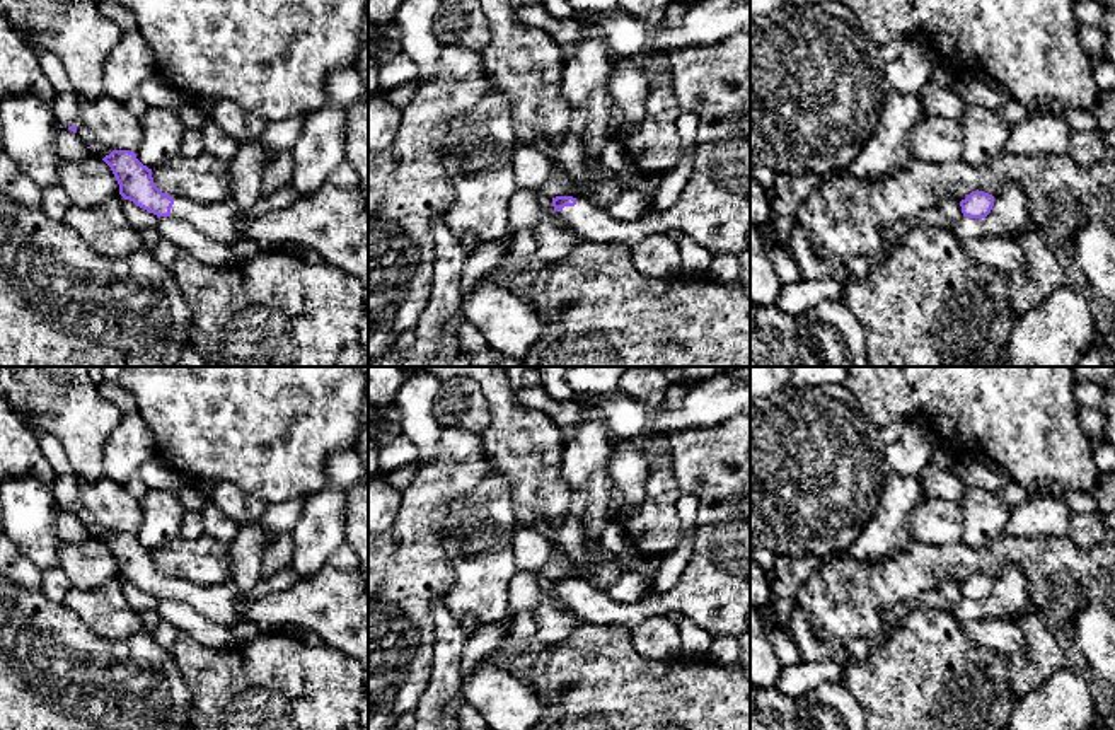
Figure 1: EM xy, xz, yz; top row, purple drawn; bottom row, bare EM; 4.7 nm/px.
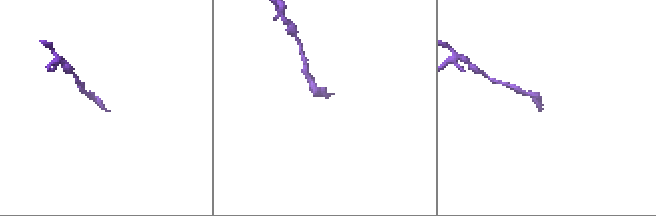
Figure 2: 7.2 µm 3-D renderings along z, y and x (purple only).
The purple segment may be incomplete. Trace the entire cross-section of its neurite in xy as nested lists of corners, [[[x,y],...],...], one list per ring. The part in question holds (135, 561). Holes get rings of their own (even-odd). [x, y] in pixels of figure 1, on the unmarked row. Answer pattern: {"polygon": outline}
{"polygon": [[[113,532],[102,541],[113,553],[119,576],[160,599],[184,602],[213,623],[232,628],[249,621],[263,633],[292,624],[315,631],[324,645],[353,657],[361,670],[360,727],[368,730],[368,583],[360,570],[324,565],[312,576],[297,578],[286,592],[252,595],[230,583],[196,585],[162,575],[135,534]]]}

